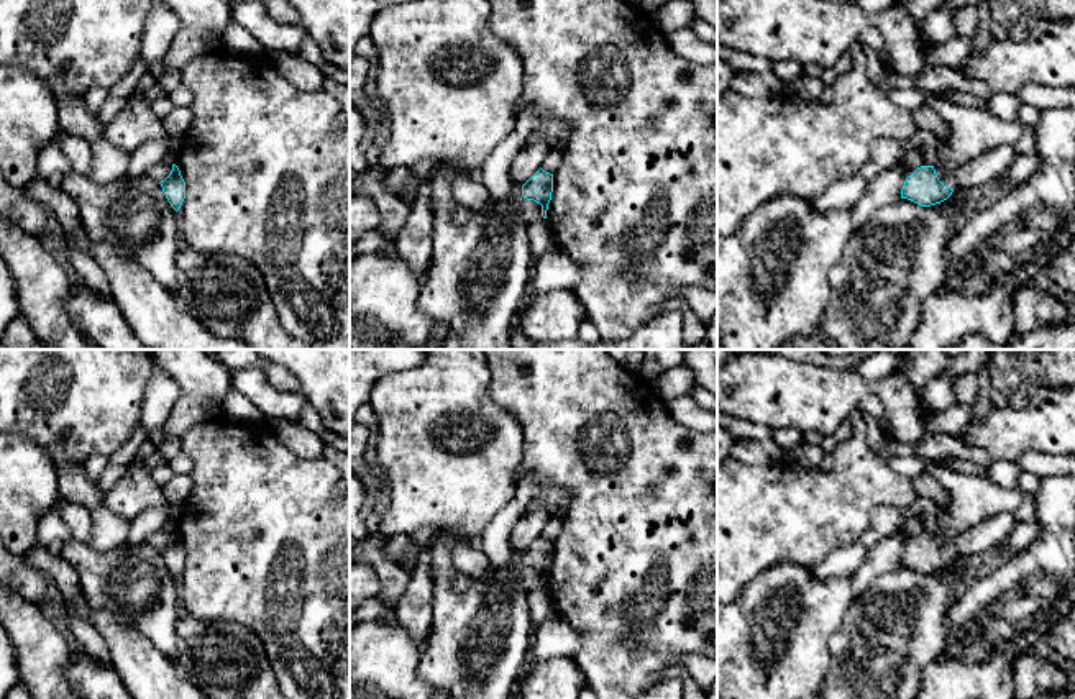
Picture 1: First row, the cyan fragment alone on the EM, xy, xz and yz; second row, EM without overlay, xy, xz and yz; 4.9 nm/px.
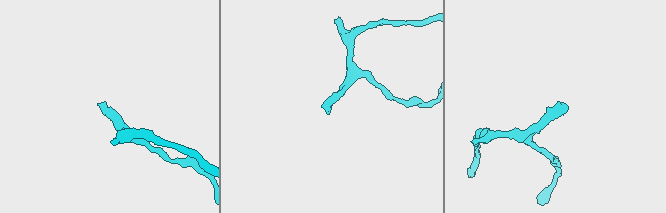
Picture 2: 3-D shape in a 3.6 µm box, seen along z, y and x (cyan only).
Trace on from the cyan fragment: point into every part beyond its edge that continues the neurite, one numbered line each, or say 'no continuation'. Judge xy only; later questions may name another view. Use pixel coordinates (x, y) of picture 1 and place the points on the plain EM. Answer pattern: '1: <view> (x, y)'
1: xy (160, 539)

